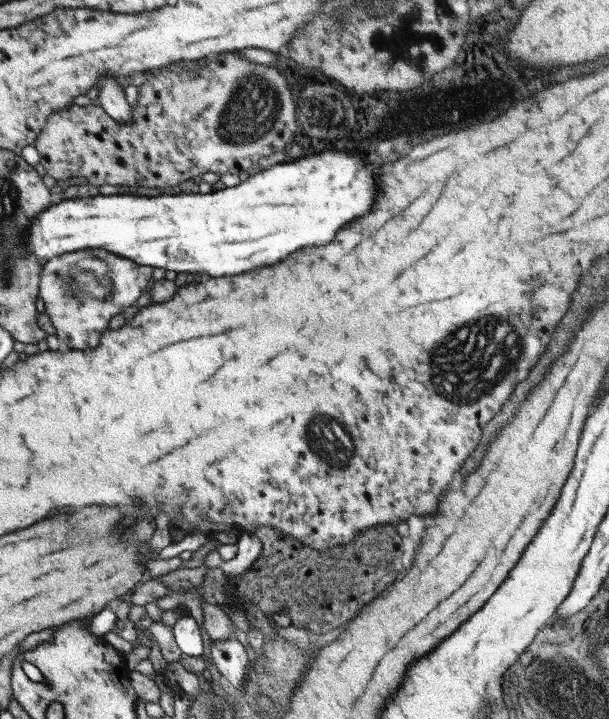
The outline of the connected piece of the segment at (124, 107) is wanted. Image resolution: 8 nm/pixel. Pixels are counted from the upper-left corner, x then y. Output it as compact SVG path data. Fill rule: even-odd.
M101 75L96 82L96 102L115 122L126 123L130 121L131 106L125 98L124 90L120 87L119 78Z

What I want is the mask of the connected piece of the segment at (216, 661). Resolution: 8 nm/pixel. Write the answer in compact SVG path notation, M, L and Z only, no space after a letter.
M235 637L210 641L210 658L217 672L233 690L241 692L245 686L248 660L245 648Z

